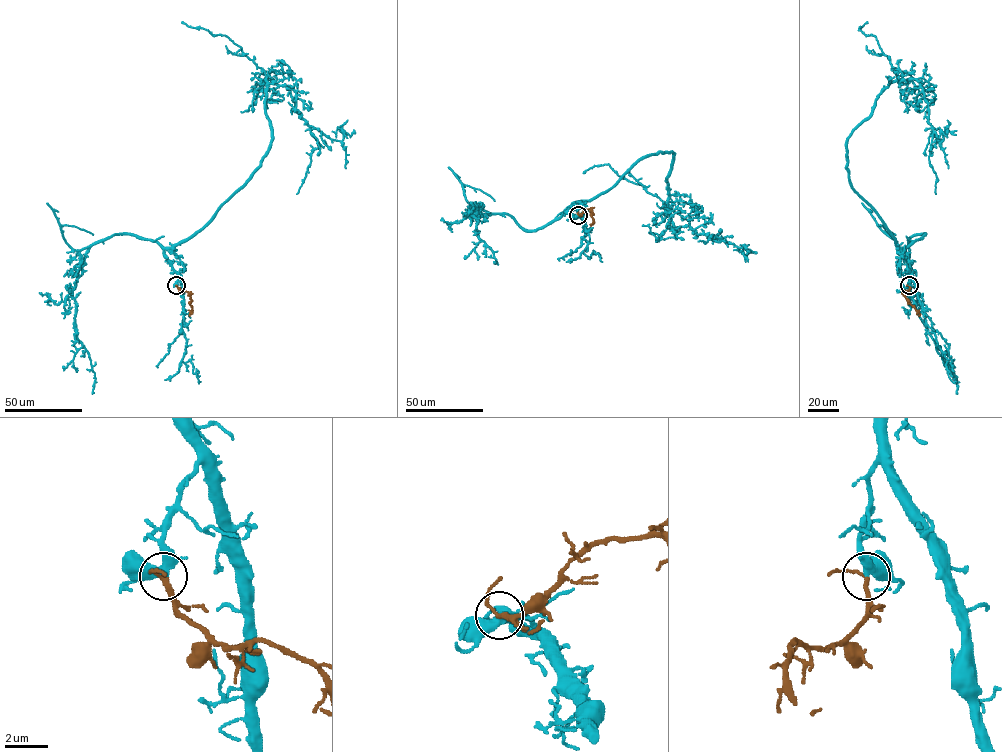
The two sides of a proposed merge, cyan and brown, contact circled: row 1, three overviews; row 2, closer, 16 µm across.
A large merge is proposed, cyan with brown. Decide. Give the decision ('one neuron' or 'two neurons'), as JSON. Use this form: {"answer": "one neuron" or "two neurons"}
{"answer": "one neuron"}

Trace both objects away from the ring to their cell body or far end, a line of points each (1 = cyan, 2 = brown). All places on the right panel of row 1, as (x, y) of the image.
1: (909, 285), (905, 251), (846, 167), (848, 137), (892, 82), (922, 82), (936, 138), (928, 156), (935, 194)
2: (909, 285), (904, 295), (918, 315)

